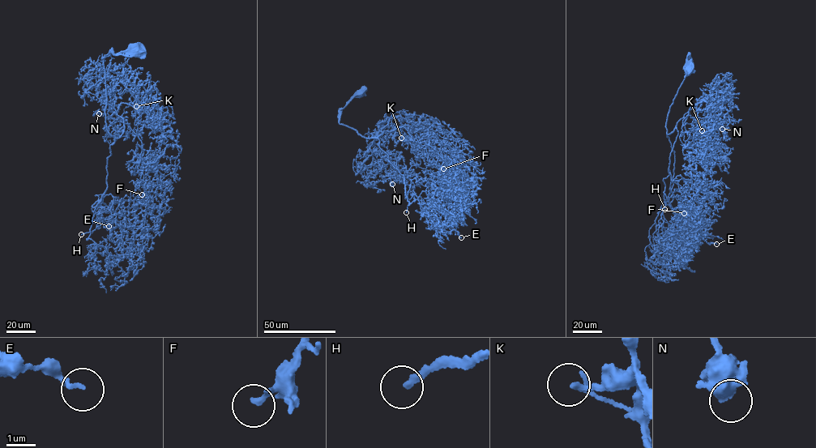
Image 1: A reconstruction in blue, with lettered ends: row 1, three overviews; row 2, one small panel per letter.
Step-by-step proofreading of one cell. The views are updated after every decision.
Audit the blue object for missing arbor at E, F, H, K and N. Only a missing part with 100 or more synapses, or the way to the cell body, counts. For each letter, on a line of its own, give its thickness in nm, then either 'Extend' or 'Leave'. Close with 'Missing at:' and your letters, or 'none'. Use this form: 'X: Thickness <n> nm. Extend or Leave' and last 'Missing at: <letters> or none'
E: Thickness 150 nm. Leave
F: Thickness 190 nm. Leave
H: Thickness 200 nm. Extend
K: Thickness 160 nm. Leave
N: Thickness 650 nm. Leave
Missing at: H

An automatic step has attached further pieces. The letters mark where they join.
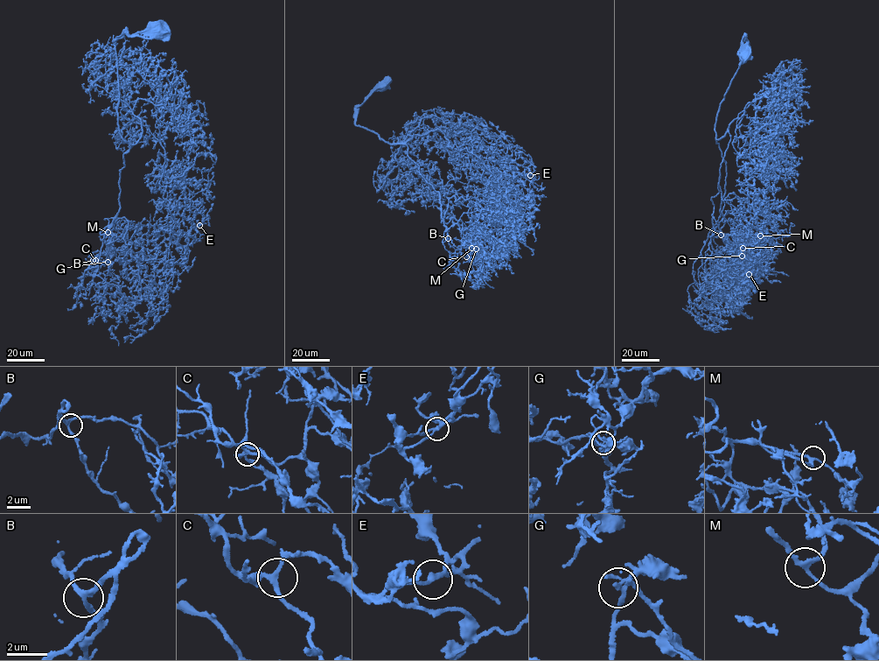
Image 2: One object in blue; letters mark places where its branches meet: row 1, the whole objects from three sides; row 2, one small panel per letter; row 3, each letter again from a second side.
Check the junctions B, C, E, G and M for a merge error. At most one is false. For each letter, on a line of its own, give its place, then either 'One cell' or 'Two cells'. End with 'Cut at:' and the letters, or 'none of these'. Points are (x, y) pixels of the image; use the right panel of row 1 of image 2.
B: Place: (721, 235). One cell
C: Place: (742, 248). One cell
E: Place: (749, 274). One cell
G: Place: (742, 256). One cell
M: Place: (760, 235). One cell
Cut at: none of these

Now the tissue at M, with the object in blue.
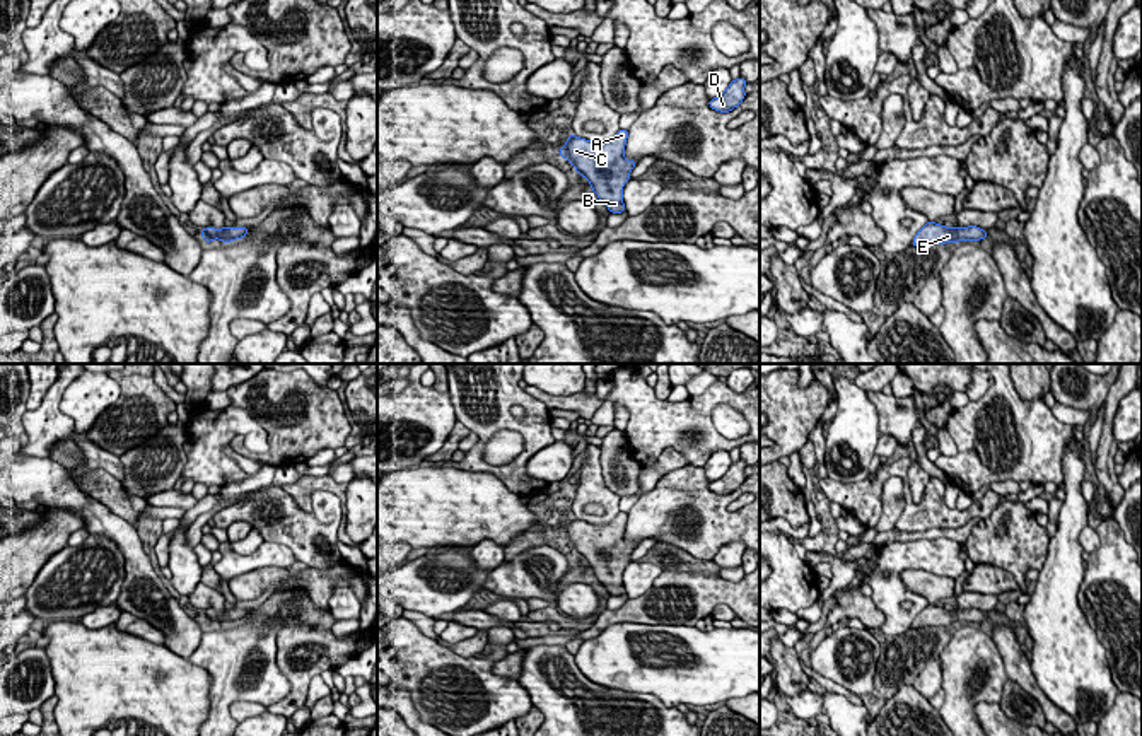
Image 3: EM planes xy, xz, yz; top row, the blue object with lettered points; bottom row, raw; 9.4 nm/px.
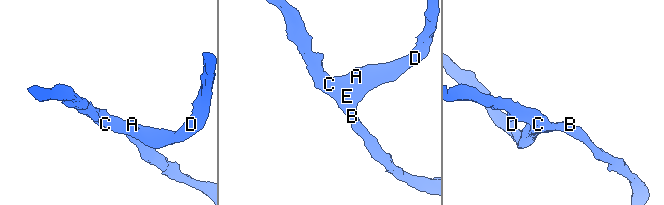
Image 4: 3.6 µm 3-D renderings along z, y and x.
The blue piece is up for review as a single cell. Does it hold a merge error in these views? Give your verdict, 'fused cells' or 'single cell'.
single cell

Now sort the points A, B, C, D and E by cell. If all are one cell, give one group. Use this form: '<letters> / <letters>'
A B C D E

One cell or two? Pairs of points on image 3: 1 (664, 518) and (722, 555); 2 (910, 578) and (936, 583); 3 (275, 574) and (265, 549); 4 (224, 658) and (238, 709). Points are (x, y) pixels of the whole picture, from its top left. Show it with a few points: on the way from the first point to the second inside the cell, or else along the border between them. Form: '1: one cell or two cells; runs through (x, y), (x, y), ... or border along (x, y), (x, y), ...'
1: two cells; border along (741, 542), (728, 542), (712, 559)
2: one cell; runs through (917, 581), (929, 583)
3: two cells; border along (287, 567), (256, 567), (234, 578)
4: two cells; border along (267, 706), (234, 702), (229, 714)

